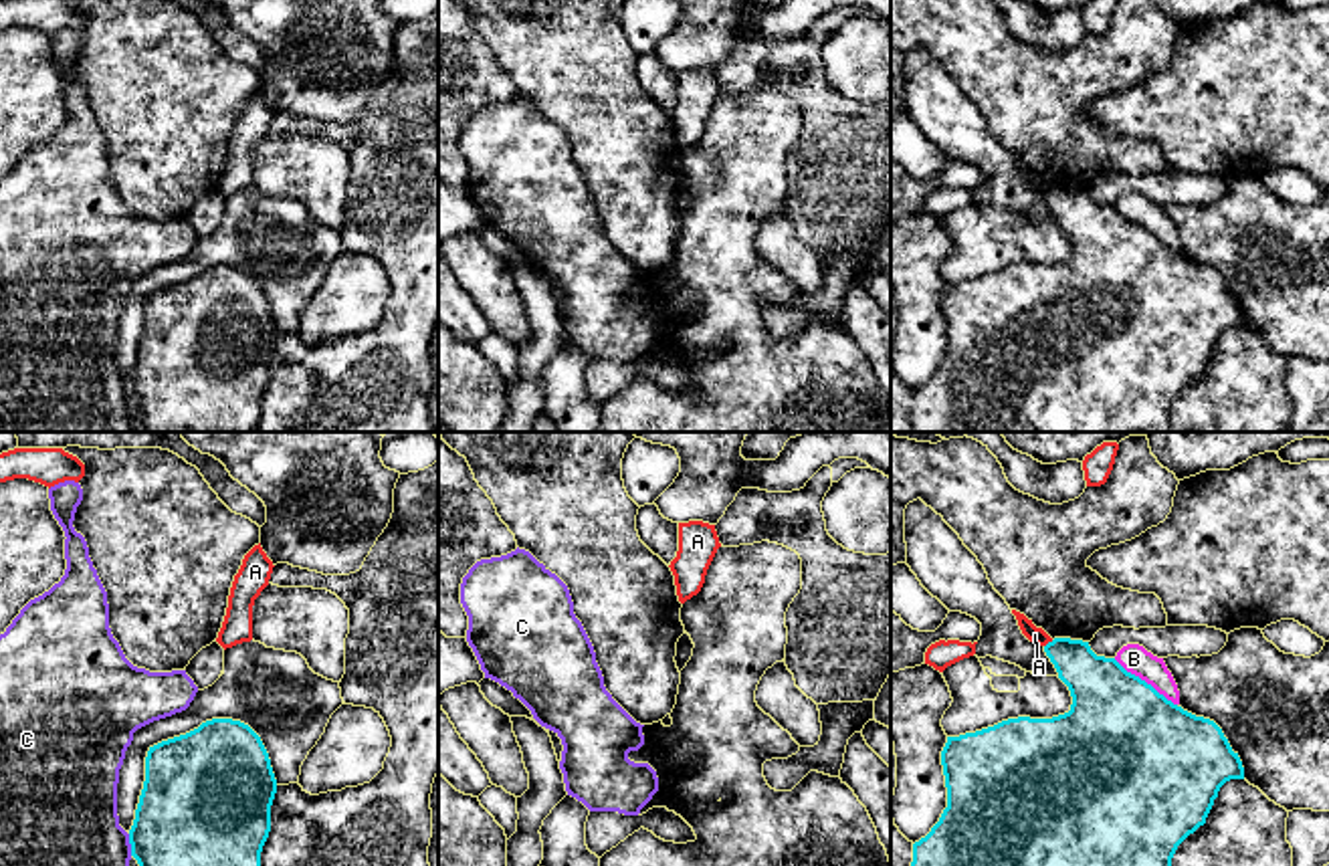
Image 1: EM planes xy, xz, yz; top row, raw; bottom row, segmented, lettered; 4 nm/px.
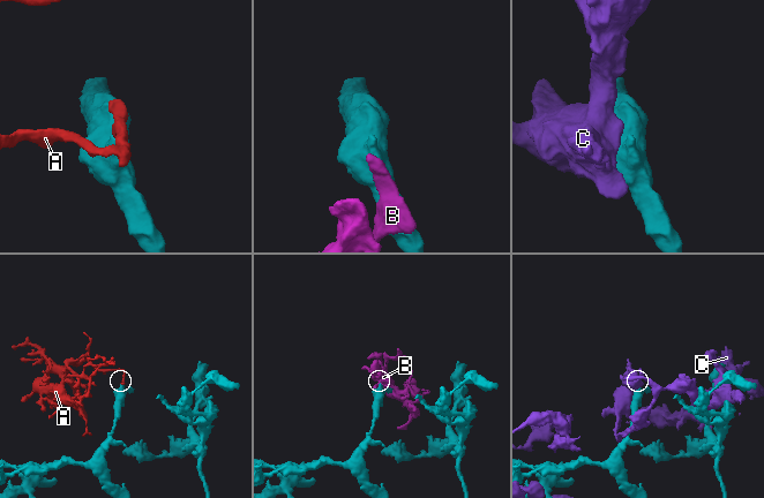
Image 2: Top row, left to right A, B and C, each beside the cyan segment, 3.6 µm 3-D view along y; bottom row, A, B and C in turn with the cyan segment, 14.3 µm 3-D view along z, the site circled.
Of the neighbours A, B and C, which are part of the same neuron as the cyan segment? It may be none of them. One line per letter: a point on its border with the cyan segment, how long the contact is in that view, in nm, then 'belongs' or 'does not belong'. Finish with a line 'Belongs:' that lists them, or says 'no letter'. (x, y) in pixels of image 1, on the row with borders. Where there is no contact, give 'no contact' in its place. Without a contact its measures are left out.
A: contact yz (1049, 642); length 50 nm; does not belong
B: contact yz (1144, 681); length 320 nm; does not belong
C: contact xy (130, 842); length 90 nm; does not belong
Belongs: no letter

